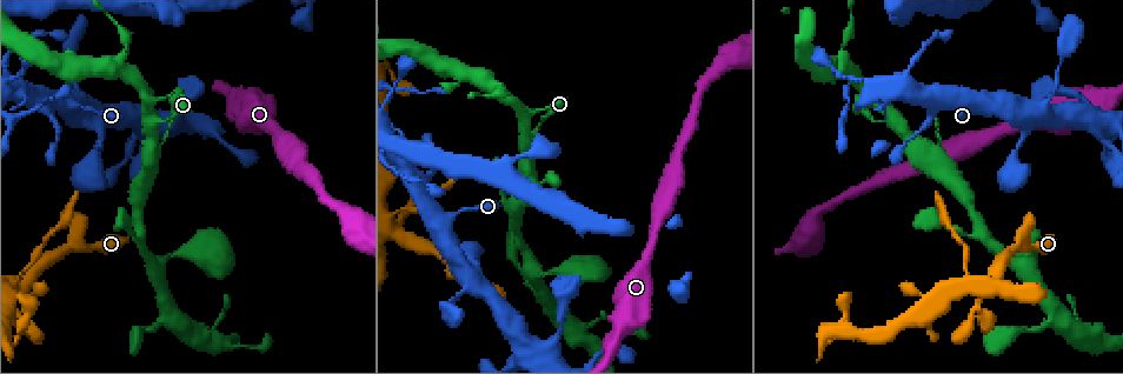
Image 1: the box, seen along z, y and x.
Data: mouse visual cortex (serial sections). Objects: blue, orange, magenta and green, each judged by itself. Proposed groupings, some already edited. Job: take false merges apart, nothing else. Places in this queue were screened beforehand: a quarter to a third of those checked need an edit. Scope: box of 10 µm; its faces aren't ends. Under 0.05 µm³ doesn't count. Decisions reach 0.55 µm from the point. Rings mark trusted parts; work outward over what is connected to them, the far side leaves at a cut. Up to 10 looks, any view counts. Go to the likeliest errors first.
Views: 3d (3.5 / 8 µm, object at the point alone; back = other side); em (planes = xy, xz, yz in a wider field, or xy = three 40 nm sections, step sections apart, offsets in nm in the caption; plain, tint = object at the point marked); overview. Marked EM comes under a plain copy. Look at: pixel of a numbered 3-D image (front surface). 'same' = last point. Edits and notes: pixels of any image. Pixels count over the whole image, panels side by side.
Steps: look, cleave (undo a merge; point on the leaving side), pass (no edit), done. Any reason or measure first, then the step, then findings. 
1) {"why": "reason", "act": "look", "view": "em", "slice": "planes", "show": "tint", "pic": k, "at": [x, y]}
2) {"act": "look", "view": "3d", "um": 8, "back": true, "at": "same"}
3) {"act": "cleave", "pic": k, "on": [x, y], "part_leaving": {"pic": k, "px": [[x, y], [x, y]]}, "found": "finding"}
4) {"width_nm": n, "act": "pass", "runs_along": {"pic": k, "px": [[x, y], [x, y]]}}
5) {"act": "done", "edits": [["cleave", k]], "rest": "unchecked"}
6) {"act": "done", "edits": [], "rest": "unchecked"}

{"why": "narrows sharply", "act": "look", "view": "3d", "um": 3.5, "pic": 1, "at": [965, 265]}

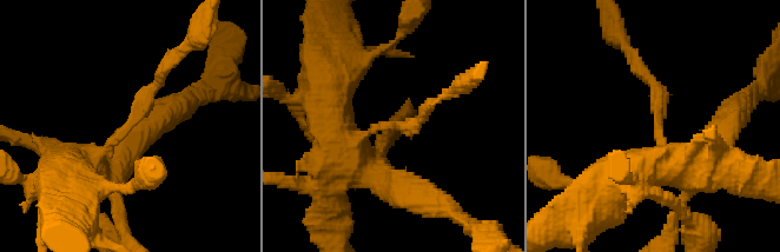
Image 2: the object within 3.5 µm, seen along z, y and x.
{"arm_widths_nm": [150, 500], "act": "look", "view": "em", "slice": "xy", "step": 3, "show": "tint", "pic": 2, "at": [395, 125]}

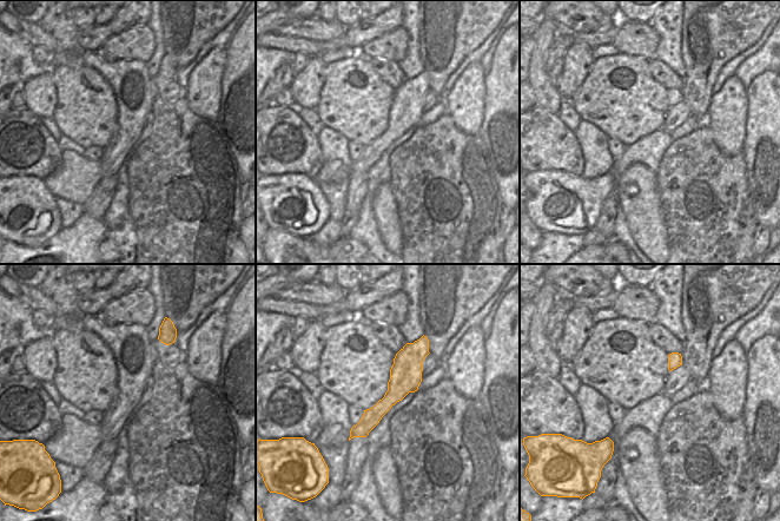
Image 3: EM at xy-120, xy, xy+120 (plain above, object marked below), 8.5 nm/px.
{"act": "cleave", "pic": 2, "on": [150, 97], "border": {"pic": 3, "px": [[374, 406], [382, 414], [381, 419]]}, "found": "a second cell is stuck on"}

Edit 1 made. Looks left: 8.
{"why": "three arms meet", "act": "look", "view": "3d", "um": 3.5, "pic": 1, "at": [154, 120]}

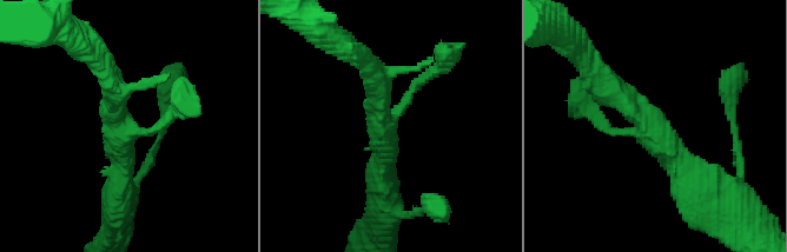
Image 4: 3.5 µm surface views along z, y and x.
{"why": "need the tissue", "act": "look", "view": "em", "slice": "xy", "step": 5, "show": "tint", "pic": 4, "at": [645, 134]}

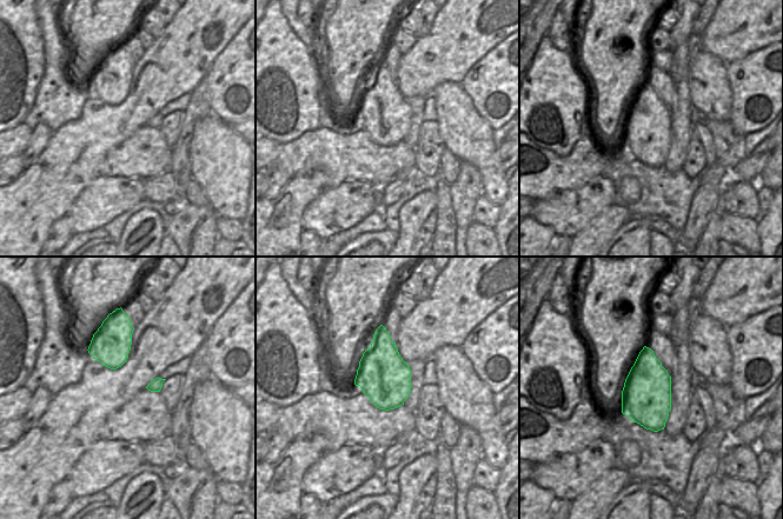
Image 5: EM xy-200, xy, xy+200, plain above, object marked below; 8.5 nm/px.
{"width_nm": 440, "act": "pass", "runs_along": {"pic": 4, "px": [[595, 113], [610, 131], [653, 134], [698, 188]]}, "found": "all the same cell"}

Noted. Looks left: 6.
{"why": "three arms meet", "act": "look", "view": "3d", "um": 3.5, "pic": 1, "at": [116, 68]}

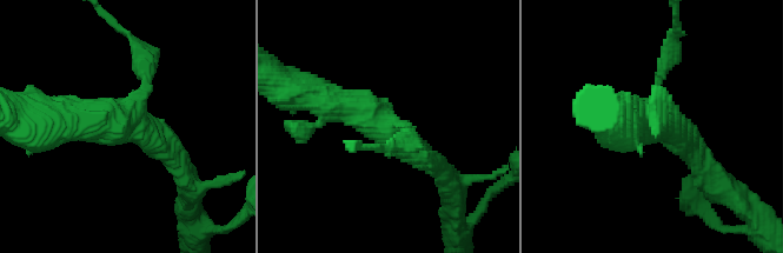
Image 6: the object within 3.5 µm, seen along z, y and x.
{"arms": 3, "arm_widths_nm": [200, 300, 450], "act": "look", "view": "em", "slice": "xy", "step": 5, "show": "tint", "pic": 6, "at": [126, 122]}

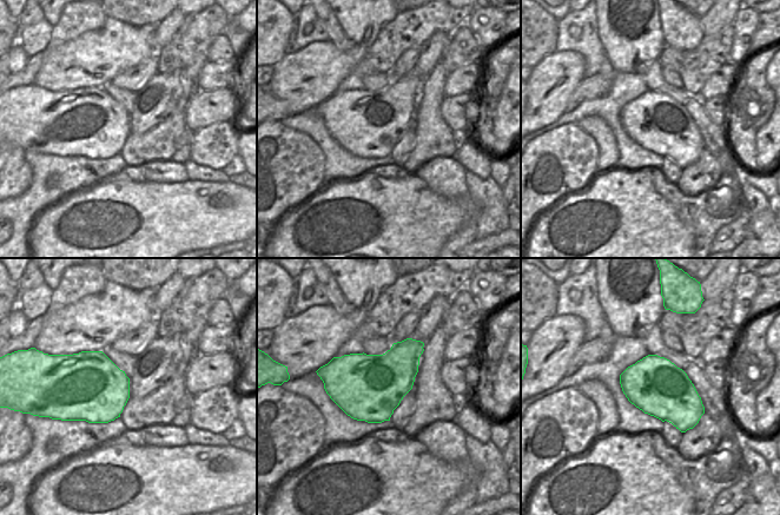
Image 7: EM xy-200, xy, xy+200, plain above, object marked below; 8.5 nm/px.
{"width_nm": 550, "act": "cleave", "pic": 6, "on": [146, 51], "part_leaving": {"pic": 6, "px": [[144, 94], [144, 54], [111, 22]]}, "found": "two cells meet here"}

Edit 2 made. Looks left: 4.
{"why": "three-way junction", "act": "look", "view": "3d", "um": 3.5, "pic": 1, "at": [518, 225]}

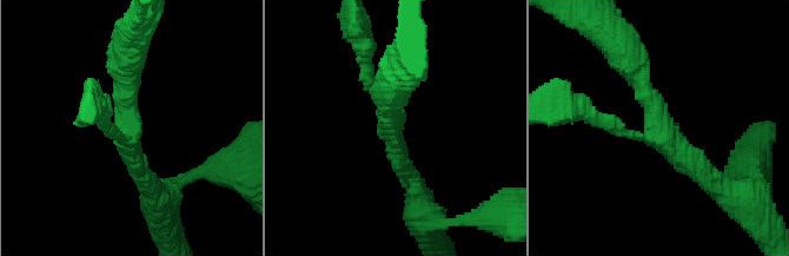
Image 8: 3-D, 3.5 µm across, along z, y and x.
{"arms": 3, "arm_widths_nm": [200, 250, 350], "act": "look", "view": "em", "slice": "xy", "step": 2, "show": "tint", "pic": 8, "at": [393, 123]}

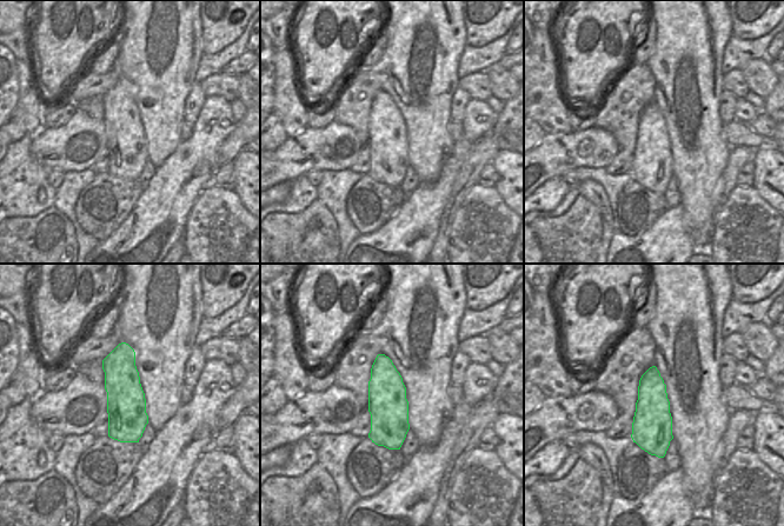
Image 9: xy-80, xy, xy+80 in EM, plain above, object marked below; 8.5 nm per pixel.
{"act": "pass", "runs_along": {"pic": 8, "px": [[627, 59], [660, 135], [711, 185]]}, "found": "all the same cell"}

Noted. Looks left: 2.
{"act": "done", "edits": [["cleave", 2], ["cleave", 6]], "rest": "unchecked"}

